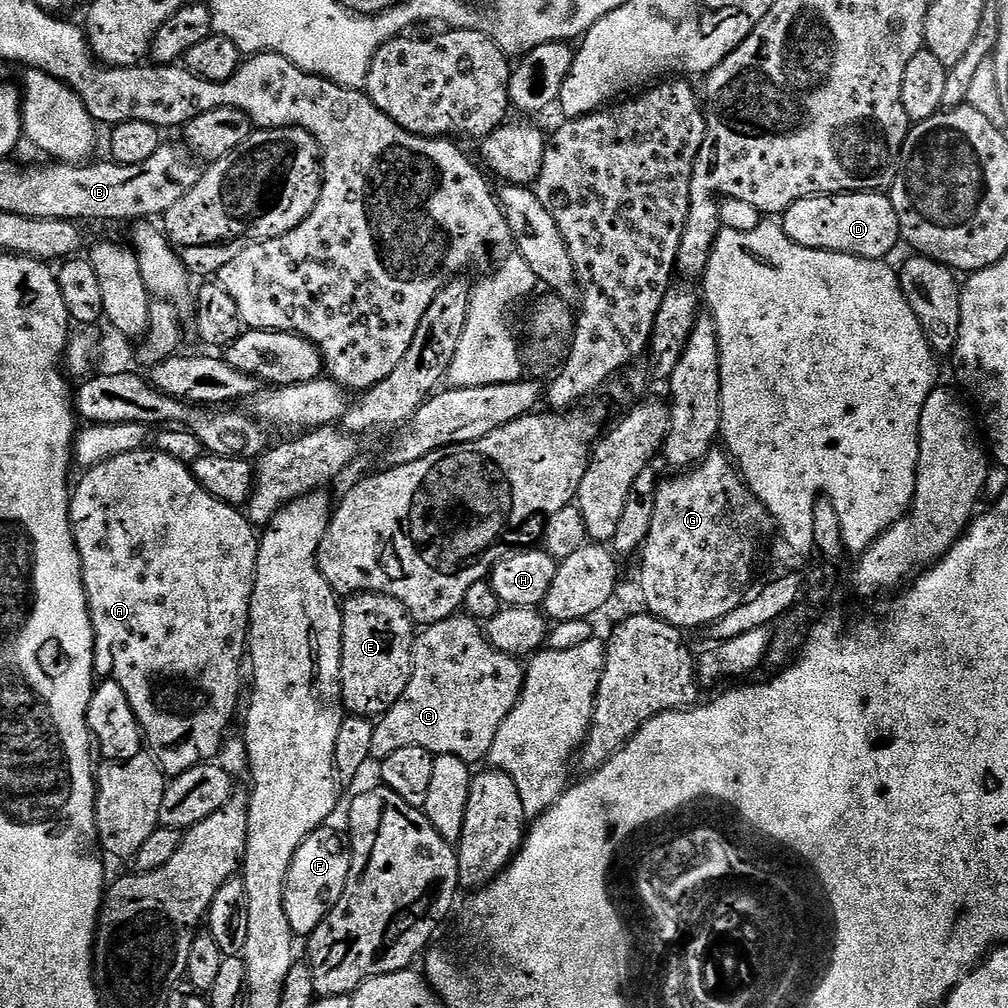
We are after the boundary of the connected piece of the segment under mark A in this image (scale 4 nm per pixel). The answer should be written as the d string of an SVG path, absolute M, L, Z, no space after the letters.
M159 450L148 451L118 454L98 466L87 469L77 484L75 481L70 492L70 522L82 562L82 578L96 639L97 673L110 673L111 679L116 680L118 686L122 686L122 690L126 690L126 698L130 698L130 706L138 718L140 731L143 732L148 747L160 763L165 777L171 778L216 758L224 744L224 735L236 716L236 703L240 700L240 659L243 656L245 659L248 648L248 615L256 577L260 536L252 521L239 507L222 502L205 490L196 480L196 475L192 473L189 465Z

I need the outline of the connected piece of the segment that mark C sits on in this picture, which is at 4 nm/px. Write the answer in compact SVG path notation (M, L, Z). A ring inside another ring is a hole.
M457 614L437 624L429 624L416 637L412 651L412 677L404 696L385 716L375 721L372 755L377 761L386 759L402 746L422 746L433 757L462 758L470 766L487 761L498 734L498 726L506 722L506 714L514 710L524 689L526 668L517 657L502 654L489 642L485 629L467 614Z

